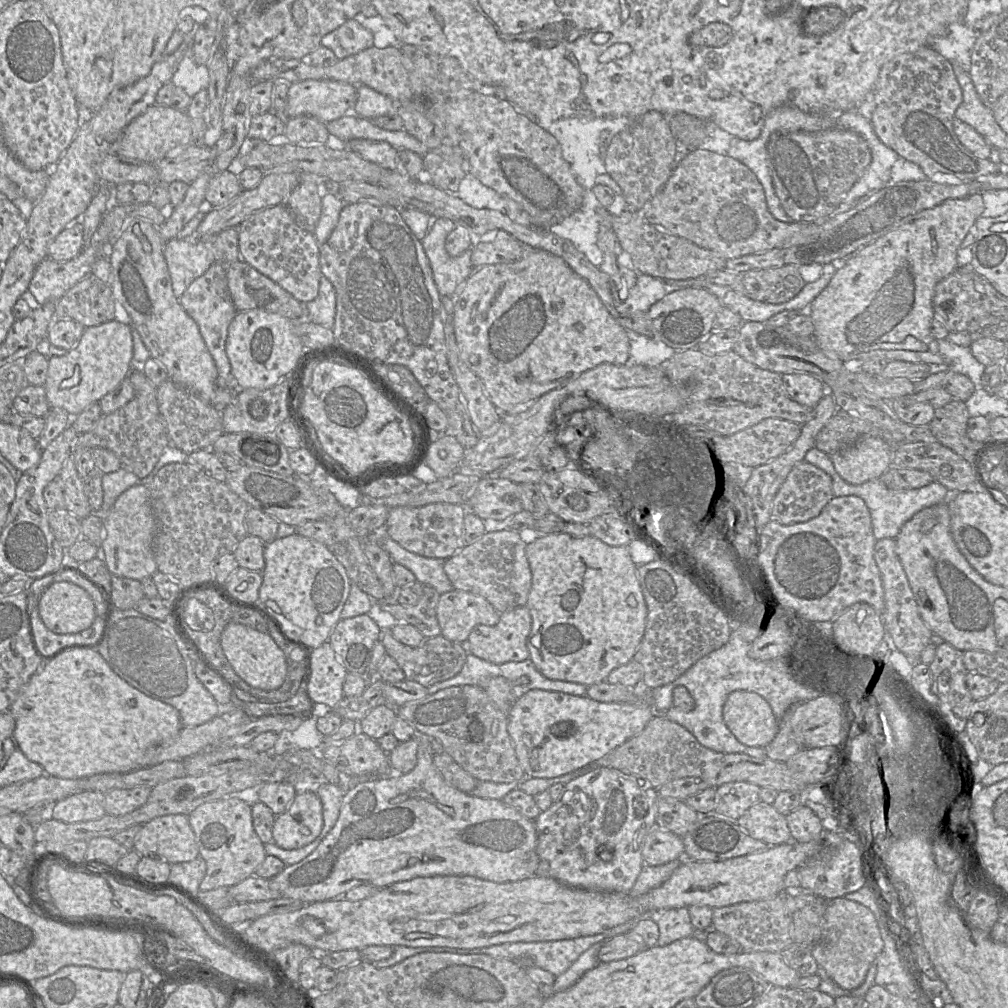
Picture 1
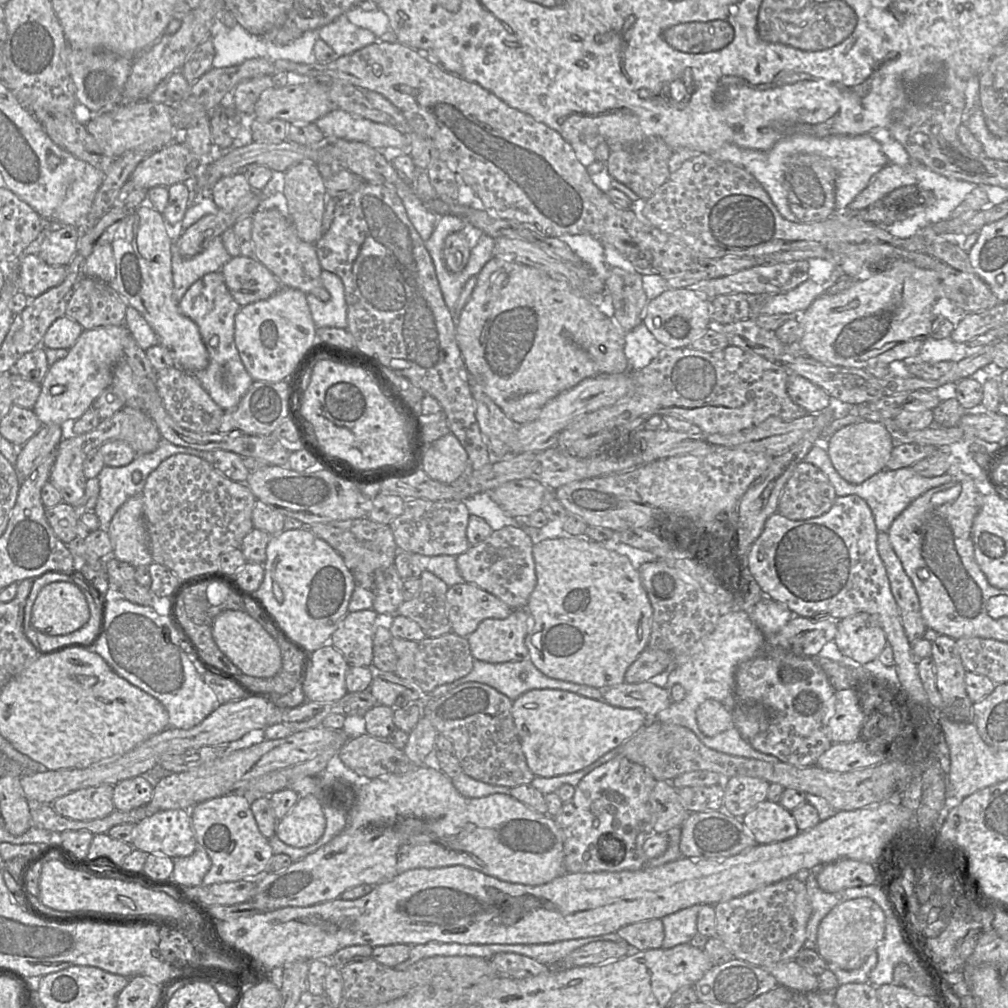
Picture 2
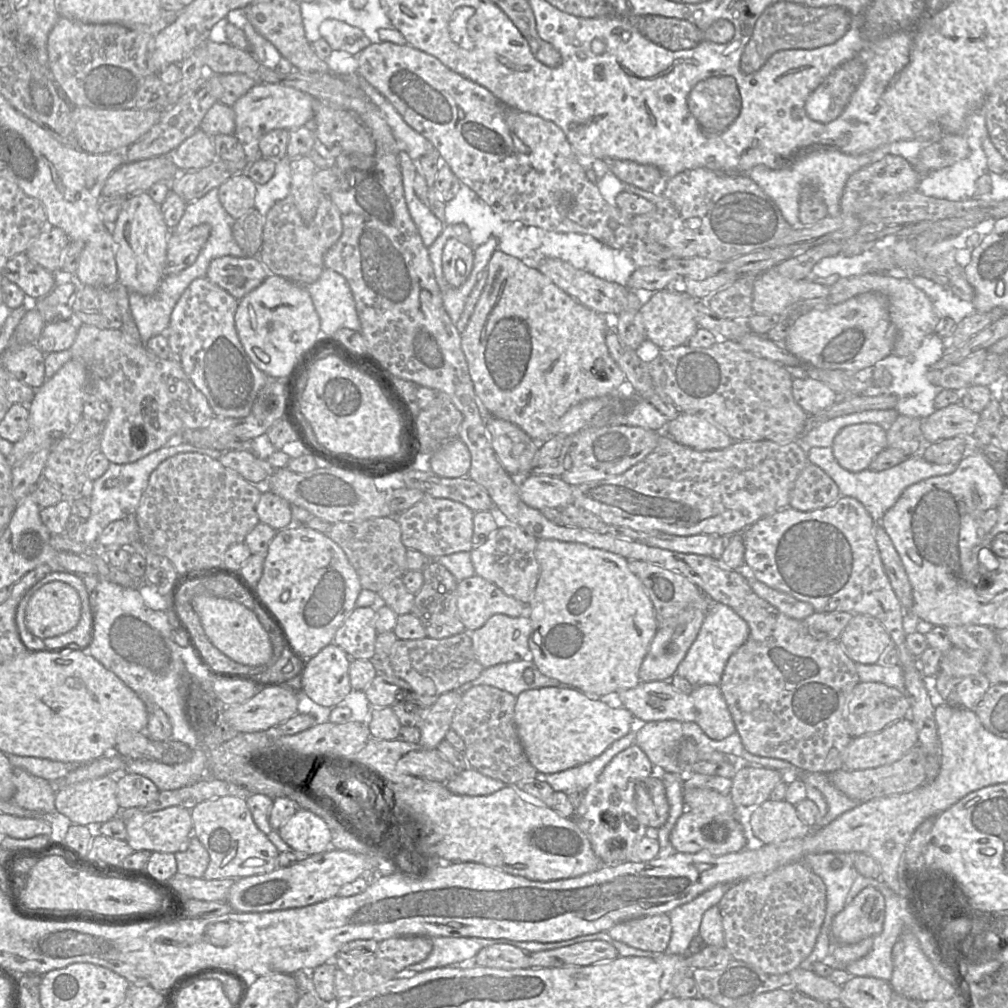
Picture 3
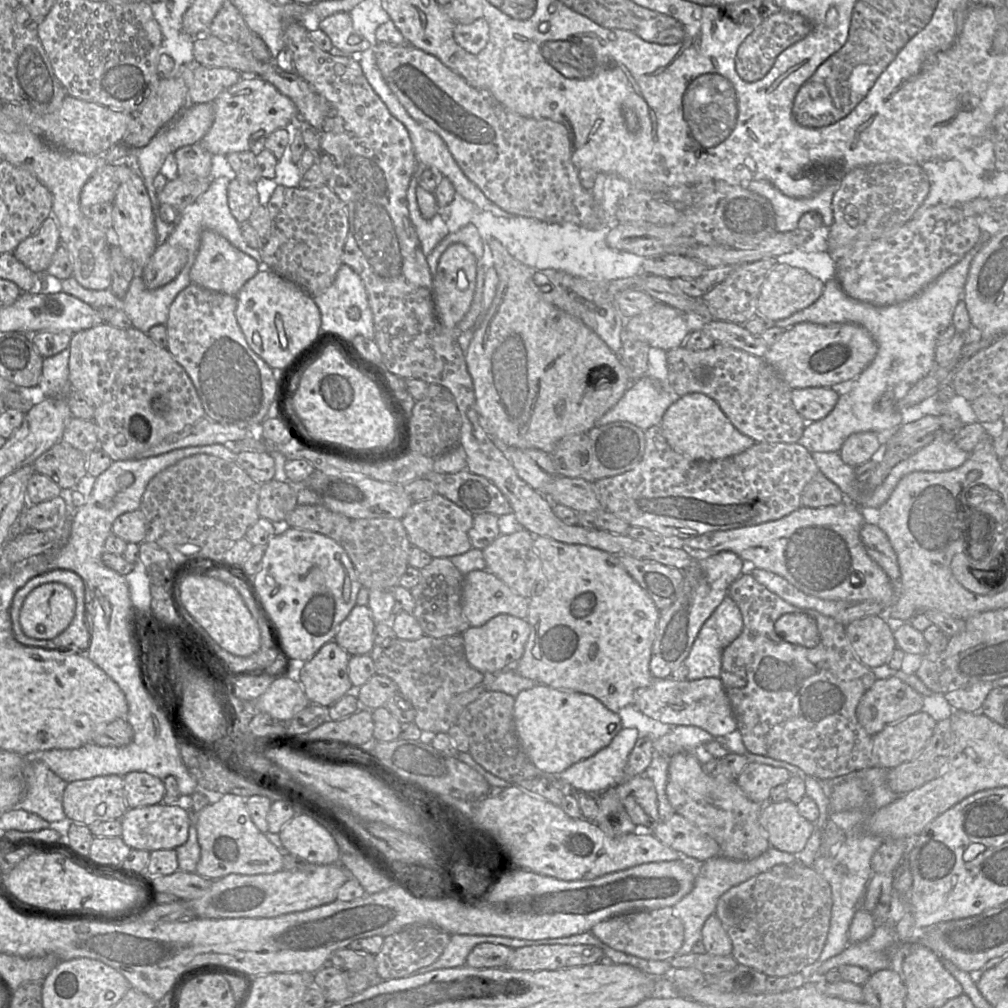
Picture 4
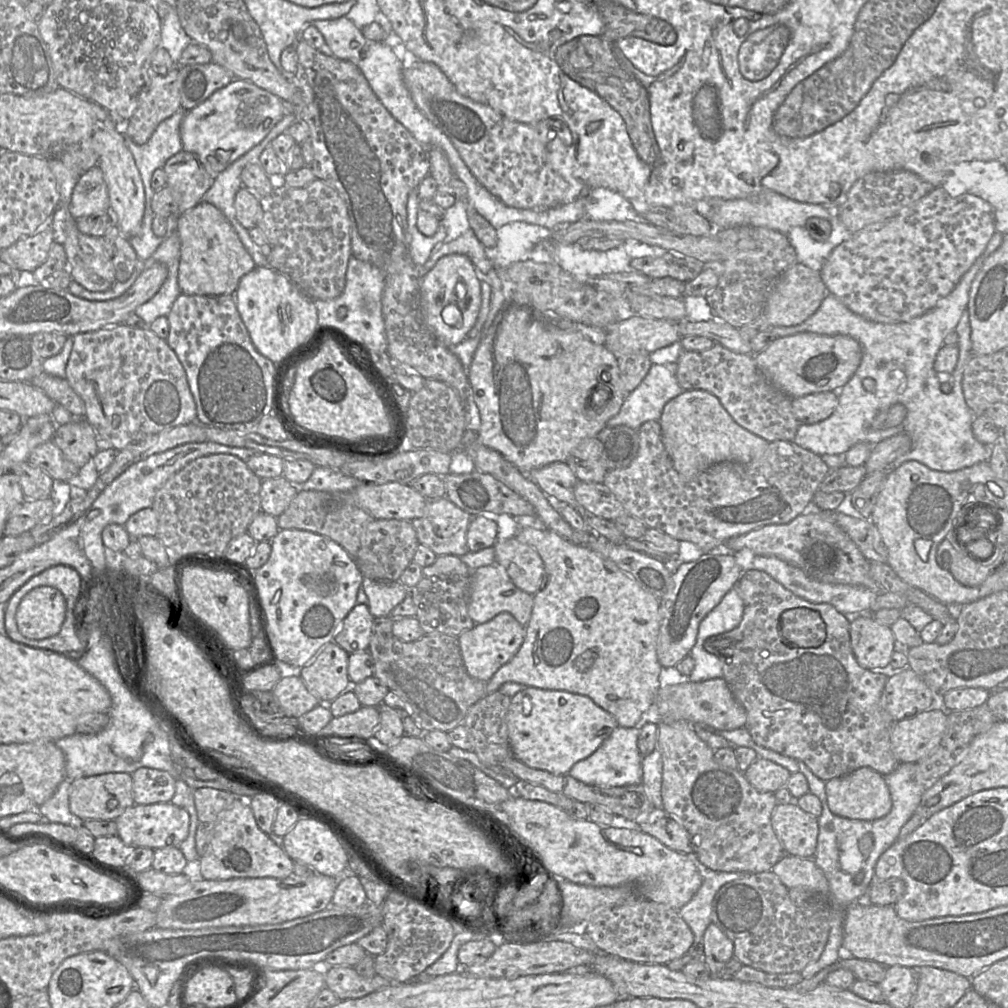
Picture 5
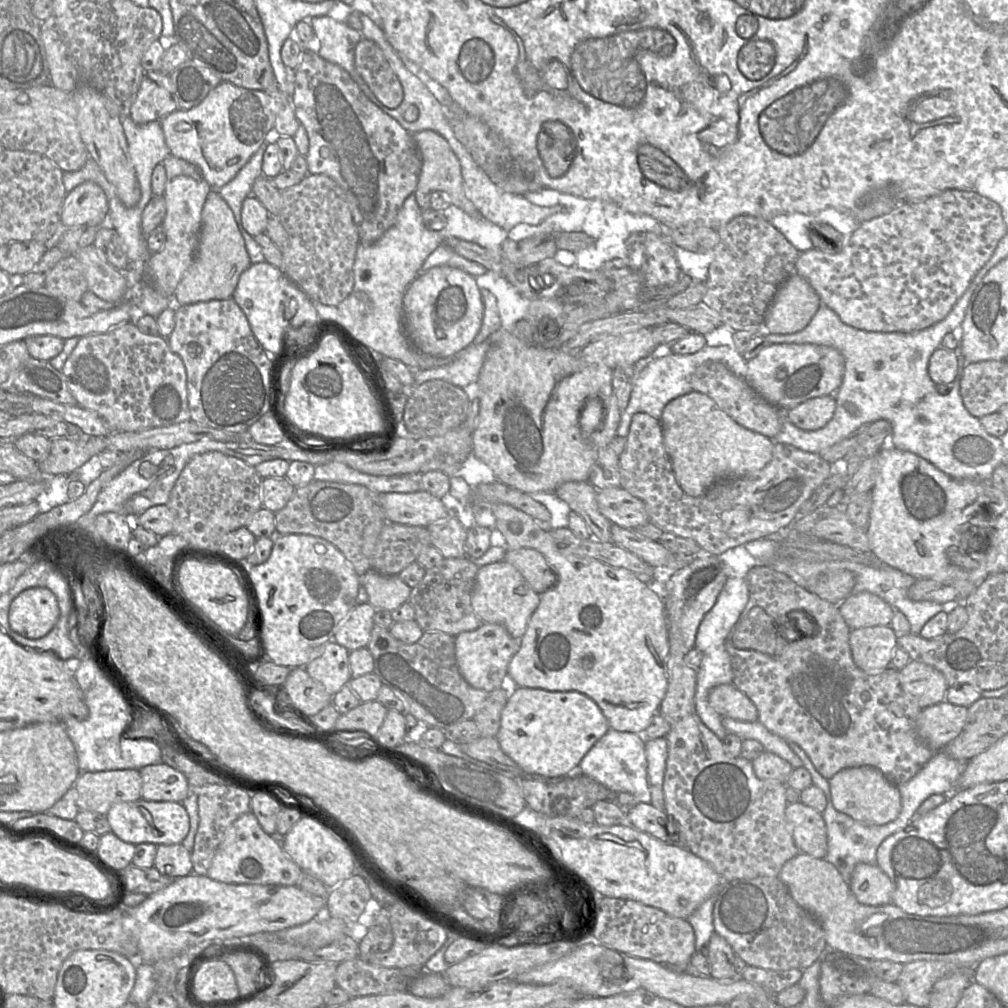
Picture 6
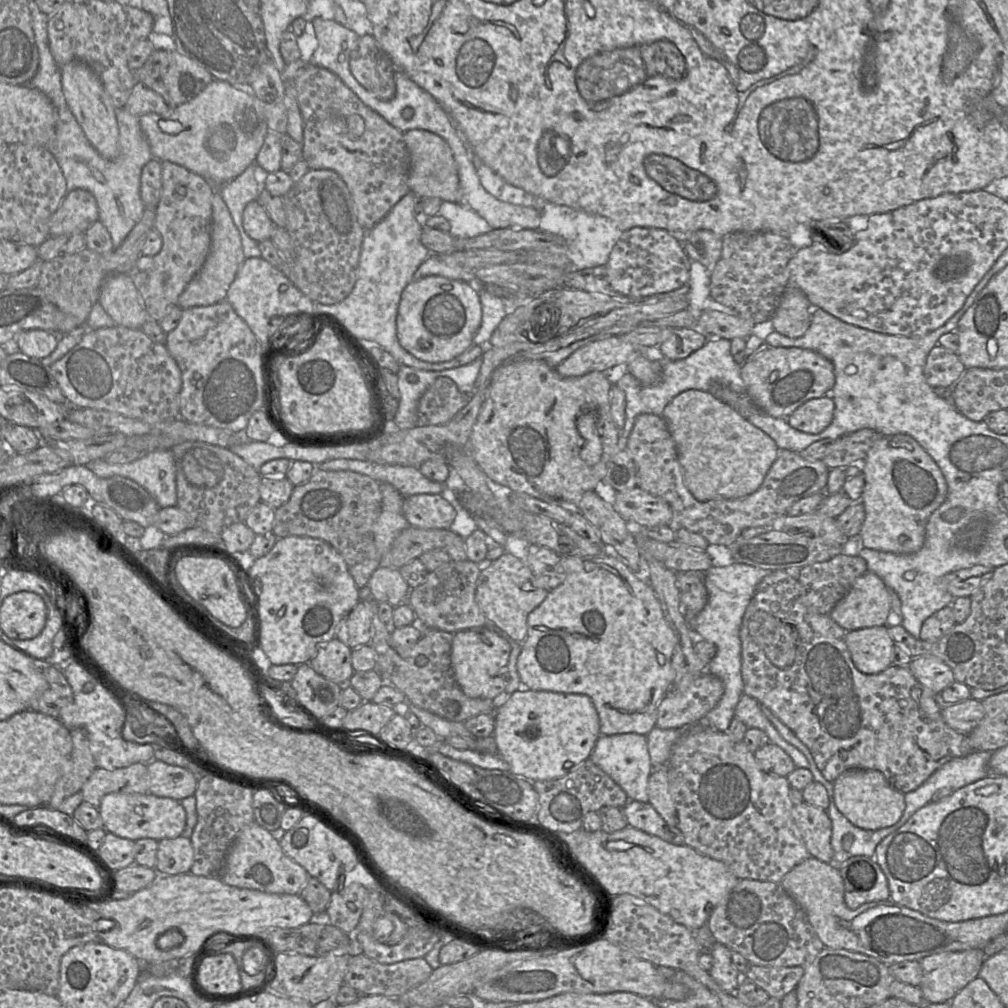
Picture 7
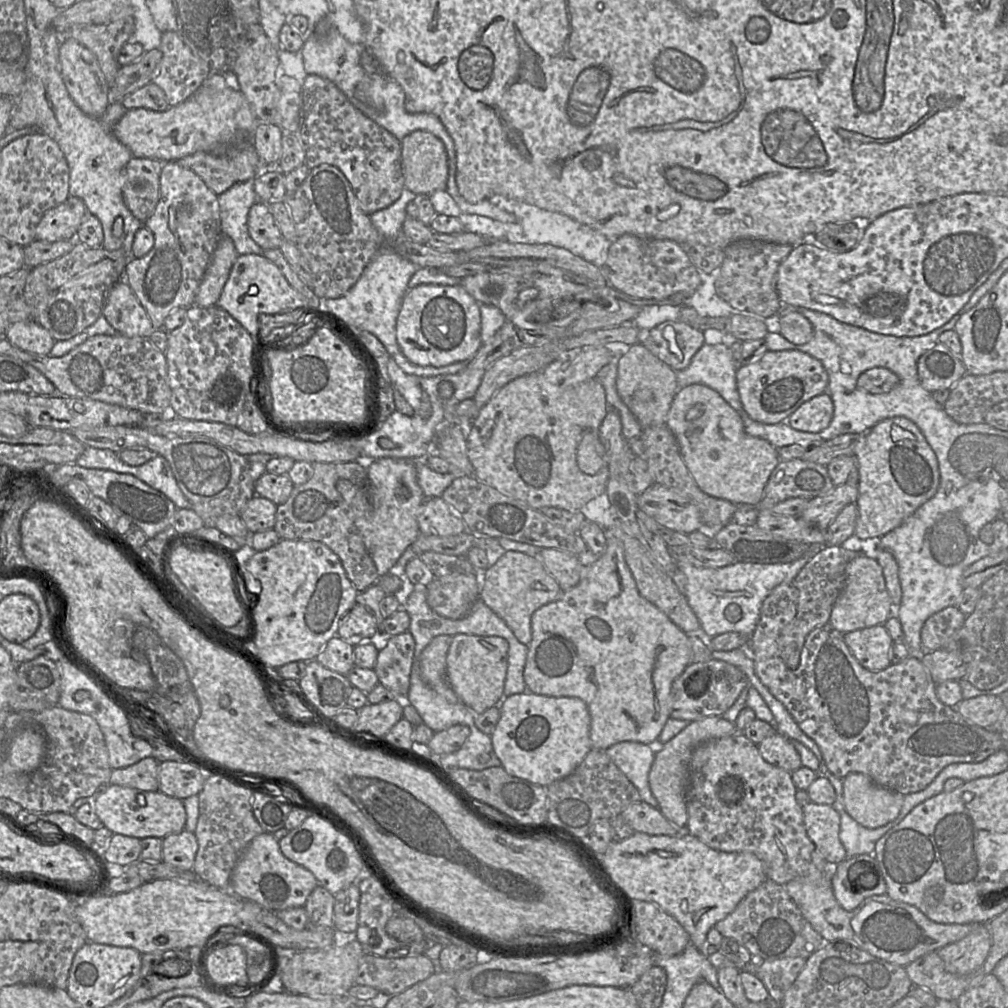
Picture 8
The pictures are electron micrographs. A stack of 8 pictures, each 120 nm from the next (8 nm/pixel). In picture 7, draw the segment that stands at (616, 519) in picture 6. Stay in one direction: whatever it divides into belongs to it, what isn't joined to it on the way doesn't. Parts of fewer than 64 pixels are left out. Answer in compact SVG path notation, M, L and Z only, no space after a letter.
M639 487L618 491L613 506L629 524L640 527L672 526L670 505Z

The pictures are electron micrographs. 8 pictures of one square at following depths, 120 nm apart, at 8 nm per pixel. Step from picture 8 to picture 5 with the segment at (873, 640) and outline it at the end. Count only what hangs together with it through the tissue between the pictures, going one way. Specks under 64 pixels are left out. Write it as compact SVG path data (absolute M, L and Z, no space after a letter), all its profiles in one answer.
M870 613L851 617L850 639L856 660L869 670L887 667L898 647L891 628L877 622Z

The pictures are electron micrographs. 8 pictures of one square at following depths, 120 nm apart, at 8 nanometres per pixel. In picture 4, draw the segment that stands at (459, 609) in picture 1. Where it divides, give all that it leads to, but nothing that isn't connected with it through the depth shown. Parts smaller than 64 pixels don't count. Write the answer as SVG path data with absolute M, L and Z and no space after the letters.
M474 570L465 575L462 587L462 611L473 627L480 627L499 614L527 619L529 599L513 591L488 570Z

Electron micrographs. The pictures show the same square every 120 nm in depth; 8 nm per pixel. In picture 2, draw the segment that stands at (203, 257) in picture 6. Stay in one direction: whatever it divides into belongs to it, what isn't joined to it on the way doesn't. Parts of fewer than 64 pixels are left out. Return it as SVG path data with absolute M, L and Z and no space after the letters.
M233 257L220 272L229 292L241 307L266 300L282 287L279 280L253 257Z

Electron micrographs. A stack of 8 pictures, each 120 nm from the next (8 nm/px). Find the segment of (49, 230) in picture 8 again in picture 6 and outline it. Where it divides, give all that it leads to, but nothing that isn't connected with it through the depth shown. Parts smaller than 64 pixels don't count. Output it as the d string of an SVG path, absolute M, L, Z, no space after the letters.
M87 181L66 194L58 220L66 228L82 225L100 227L107 223L108 211L103 189L98 184Z

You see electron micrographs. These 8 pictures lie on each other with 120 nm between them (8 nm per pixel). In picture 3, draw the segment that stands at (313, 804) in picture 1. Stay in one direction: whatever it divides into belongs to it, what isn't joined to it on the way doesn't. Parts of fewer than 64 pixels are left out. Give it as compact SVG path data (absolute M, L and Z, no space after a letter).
M299 808L277 831L295 853L311 856L331 847L332 831L328 823L307 809Z

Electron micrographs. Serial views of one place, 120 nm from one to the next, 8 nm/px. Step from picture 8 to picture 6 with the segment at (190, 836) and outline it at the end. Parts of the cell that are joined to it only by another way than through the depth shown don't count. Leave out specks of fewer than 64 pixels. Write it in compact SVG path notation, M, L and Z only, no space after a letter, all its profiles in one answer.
M182 843L158 845L154 867L172 878L189 875L193 872L191 853Z

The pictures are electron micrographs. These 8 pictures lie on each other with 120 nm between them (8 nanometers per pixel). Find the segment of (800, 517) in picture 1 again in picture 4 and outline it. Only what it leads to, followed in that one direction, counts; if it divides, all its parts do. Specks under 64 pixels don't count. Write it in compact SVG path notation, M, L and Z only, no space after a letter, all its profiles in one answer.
M818 472L804 487L801 494L801 505L819 508L840 504L845 501L842 490L829 480L822 472Z

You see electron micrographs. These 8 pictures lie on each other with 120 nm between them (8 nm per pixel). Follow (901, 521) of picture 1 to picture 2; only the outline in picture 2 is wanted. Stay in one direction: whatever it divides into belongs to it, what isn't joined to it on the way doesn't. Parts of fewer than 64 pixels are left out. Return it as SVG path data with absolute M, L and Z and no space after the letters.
M841 413L836 416L831 423L823 429L820 436L820 443L814 444L803 461L818 467L828 477L837 496L854 494L864 499L872 511L878 532L888 532L895 518L899 516L916 498L932 488L951 482L953 480L953 476L947 472L941 476L923 477L915 473L911 467L905 467L897 470L884 469L871 476L861 484L852 484L847 482L839 475L832 465L825 448L825 444L827 440L840 428L862 421L867 420L864 420L861 416L855 416L849 413Z

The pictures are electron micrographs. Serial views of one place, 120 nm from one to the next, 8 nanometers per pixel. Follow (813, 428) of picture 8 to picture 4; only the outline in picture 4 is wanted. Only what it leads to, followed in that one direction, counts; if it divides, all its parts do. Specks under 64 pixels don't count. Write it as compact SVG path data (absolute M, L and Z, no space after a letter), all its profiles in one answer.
M807 387L792 389L791 400L794 408L808 422L827 417L839 400L839 394L832 388Z

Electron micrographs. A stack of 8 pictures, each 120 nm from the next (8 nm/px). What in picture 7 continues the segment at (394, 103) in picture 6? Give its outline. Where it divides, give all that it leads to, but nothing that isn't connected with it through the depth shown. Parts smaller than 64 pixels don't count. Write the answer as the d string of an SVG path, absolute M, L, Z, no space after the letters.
M372 34L358 39L350 54L349 66L355 79L379 99L388 101L395 96L395 66Z

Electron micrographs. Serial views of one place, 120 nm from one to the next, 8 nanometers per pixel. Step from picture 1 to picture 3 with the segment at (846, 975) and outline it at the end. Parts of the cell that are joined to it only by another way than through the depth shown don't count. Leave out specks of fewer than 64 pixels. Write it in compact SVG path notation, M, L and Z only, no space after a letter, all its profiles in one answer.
M865 887L833 918L831 940L853 944L874 937L881 932L884 918L883 895L874 887Z

